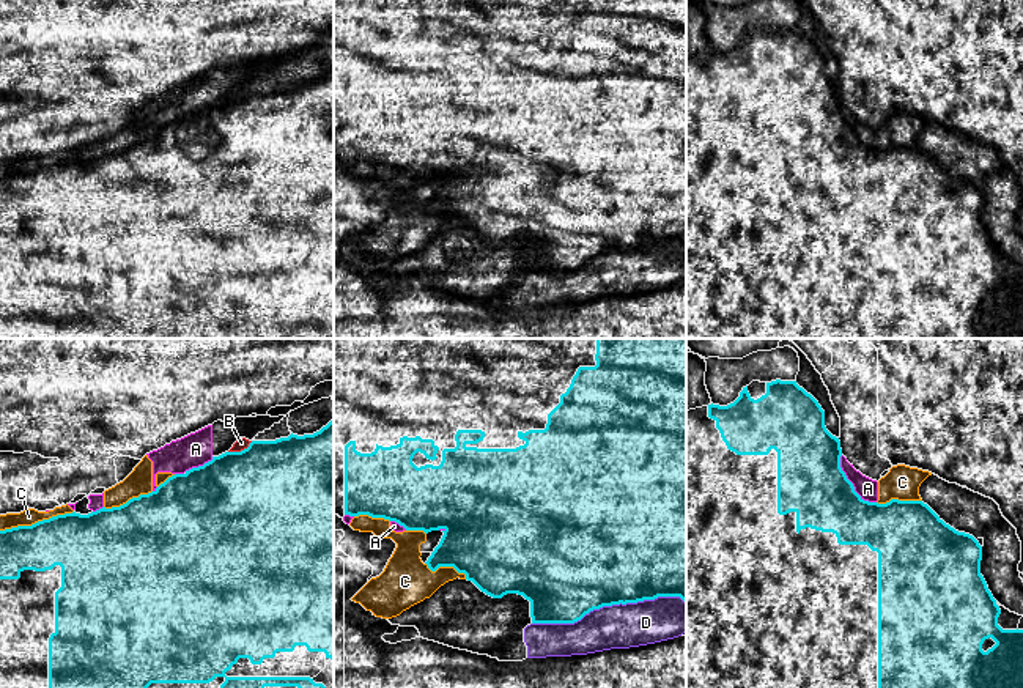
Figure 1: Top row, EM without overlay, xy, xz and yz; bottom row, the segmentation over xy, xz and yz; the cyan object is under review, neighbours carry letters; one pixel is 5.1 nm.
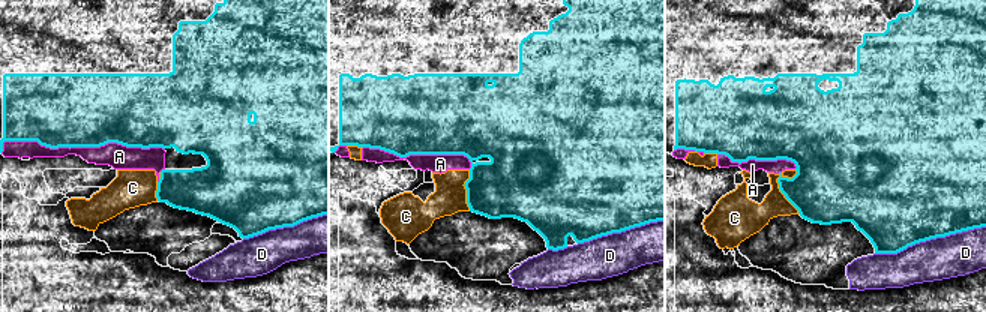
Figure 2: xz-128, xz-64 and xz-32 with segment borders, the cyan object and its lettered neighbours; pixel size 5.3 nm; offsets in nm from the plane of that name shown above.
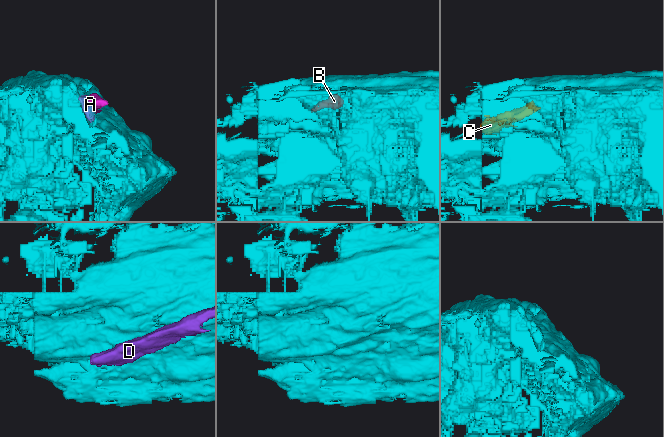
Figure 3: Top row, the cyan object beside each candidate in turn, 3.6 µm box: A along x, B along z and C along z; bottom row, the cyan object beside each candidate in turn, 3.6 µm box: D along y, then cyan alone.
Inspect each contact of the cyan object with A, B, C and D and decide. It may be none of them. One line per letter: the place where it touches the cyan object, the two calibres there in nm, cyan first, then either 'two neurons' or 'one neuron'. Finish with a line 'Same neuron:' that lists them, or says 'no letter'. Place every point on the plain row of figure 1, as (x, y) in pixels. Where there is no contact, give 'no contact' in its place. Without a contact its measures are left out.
A: yz (852, 131) | 340/110 nm | two neurons
B: xy (241, 98) | 500/60 nm | two neurons
C: xy (38, 169) | 300/90 nm | two neurons
D: xz (608, 252) | 500/220 nm | two neurons
Same neuron: no letter

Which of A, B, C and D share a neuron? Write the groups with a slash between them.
A C / B / D

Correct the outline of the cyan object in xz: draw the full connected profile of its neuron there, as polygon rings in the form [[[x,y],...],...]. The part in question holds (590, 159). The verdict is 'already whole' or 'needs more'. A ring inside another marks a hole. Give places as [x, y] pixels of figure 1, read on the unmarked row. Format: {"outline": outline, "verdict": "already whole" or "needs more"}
{"outline": [[[334,0],[334,161],[335,161],[335,162],[338,162],[338,164],[340,164],[340,165],[343,165],[343,164],[345,164],[345,162],[349,162],[349,164],[359,164],[359,162],[368,162],[368,164],[371,164],[371,165],[384,165],[384,167],[389,167],[389,168],[395,168],[395,170],[398,170],[398,172],[400,172],[400,173],[403,173],[403,175],[404,175],[404,176],[406,176],[406,178],[423,178],[423,179],[425,179],[425,181],[428,181],[428,179],[431,179],[431,178],[439,178],[439,176],[441,176],[441,178],[442,178],[442,179],[444,179],[444,183],[442,183],[442,186],[441,186],[441,189],[439,189],[439,192],[438,192],[438,194],[436,194],[436,195],[434,195],[434,198],[433,198],[433,200],[431,200],[431,203],[430,203],[430,205],[428,205],[428,208],[427,208],[427,209],[425,209],[425,211],[427,211],[427,213],[428,213],[428,216],[430,216],[430,217],[431,217],[431,219],[436,219],[436,217],[438,217],[438,216],[439,216],[439,214],[453,214],[453,216],[455,216],[455,217],[456,217],[456,219],[458,219],[458,220],[464,220],[464,222],[466,222],[466,227],[467,227],[467,228],[472,228],[472,230],[474,230],[474,231],[475,231],[475,233],[477,233],[477,235],[478,235],[478,236],[480,236],[480,238],[482,238],[482,239],[485,239],[485,241],[486,241],[486,242],[489,242],[489,244],[493,244],[493,246],[502,246],[502,244],[504,244],[504,242],[507,242],[507,241],[518,241],[518,242],[523,242],[523,244],[524,244],[524,246],[526,246],[526,247],[529,247],[529,249],[530,249],[530,264],[532,264],[532,271],[574,271],[574,269],[578,269],[578,268],[581,268],[581,266],[582,266],[582,264],[584,264],[584,263],[585,263],[585,261],[589,261],[589,260],[590,260],[590,258],[593,258],[593,257],[600,257],[600,255],[603,255],[603,253],[612,253],[612,252],[620,252],[620,250],[622,250],[622,252],[626,252],[626,250],[637,250],[637,249],[644,249],[644,247],[655,247],[655,246],[658,246],[658,244],[680,244],[680,246],[681,246],[681,247],[683,247],[683,249],[685,249],[685,250],[686,250],[686,0]]], "verdict": "needs more"}

